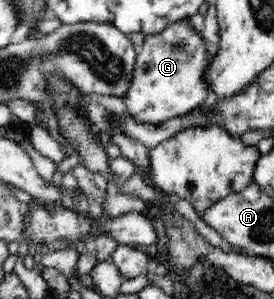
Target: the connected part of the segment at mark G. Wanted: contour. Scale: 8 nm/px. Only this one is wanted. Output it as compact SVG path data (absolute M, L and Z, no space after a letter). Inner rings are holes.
M188 18L168 25L158 34L148 34L137 54L130 83L121 97L124 102L122 115L138 124L154 126L204 107L210 93L201 73L209 57L201 36L188 27Z

